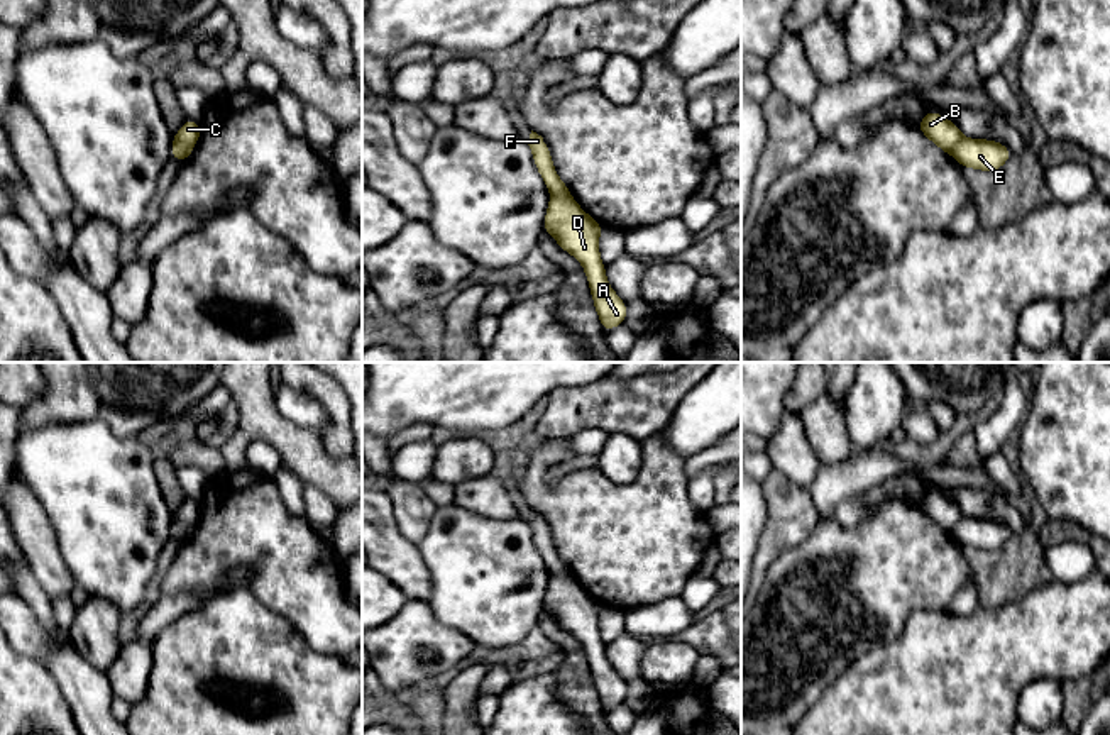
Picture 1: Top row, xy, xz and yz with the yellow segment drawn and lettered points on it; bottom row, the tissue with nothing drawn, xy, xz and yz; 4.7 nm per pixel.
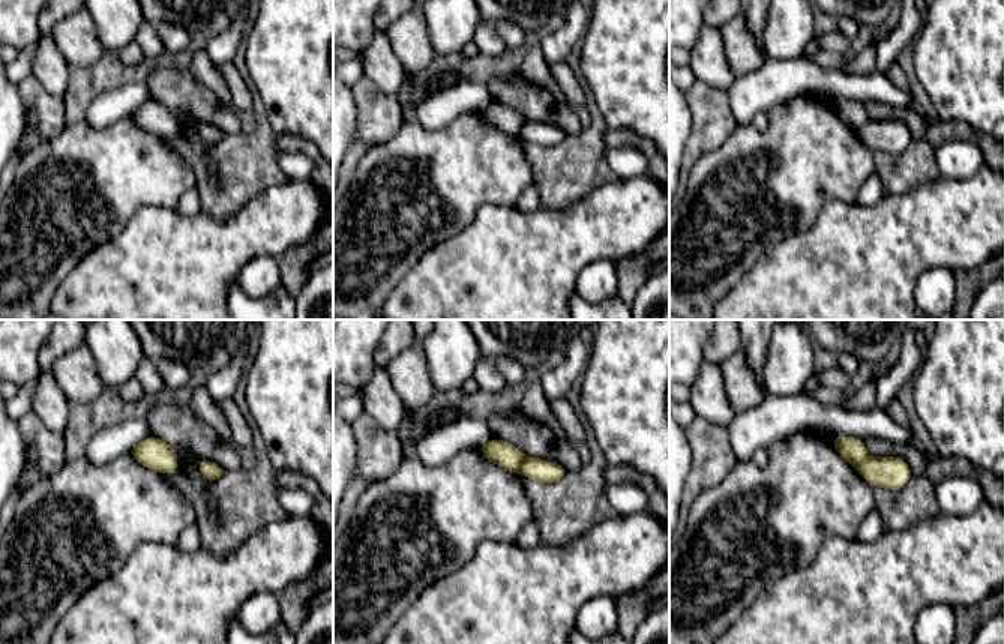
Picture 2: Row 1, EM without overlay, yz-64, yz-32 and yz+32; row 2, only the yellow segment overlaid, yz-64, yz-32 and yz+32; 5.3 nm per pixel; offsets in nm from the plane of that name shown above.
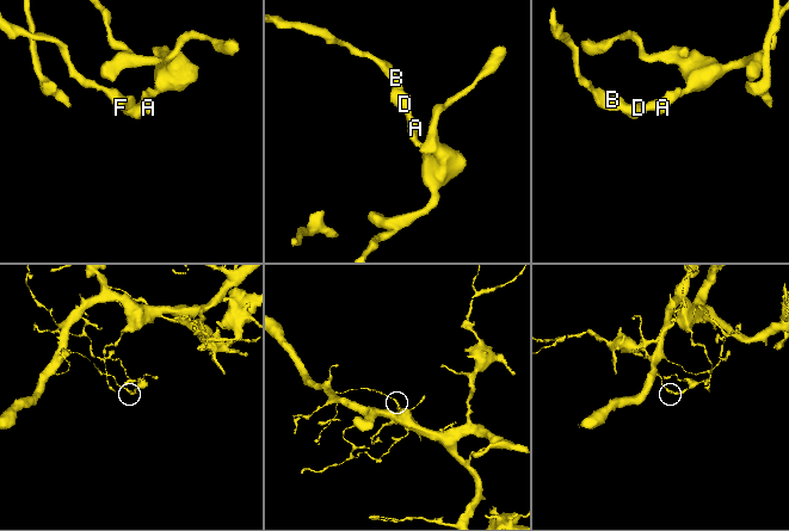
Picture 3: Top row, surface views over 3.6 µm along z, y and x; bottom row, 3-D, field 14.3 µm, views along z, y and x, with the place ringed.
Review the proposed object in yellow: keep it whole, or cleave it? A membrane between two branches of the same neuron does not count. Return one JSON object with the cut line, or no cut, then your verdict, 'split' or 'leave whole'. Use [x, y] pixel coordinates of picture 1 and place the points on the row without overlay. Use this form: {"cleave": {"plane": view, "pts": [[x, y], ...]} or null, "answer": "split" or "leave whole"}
{"cleave": {"plane": "xz", "pts": [[552, 574], [571, 578]]}, "answer": "split"}

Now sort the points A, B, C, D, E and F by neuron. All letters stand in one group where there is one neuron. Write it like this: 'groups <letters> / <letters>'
groups A D E / B C F

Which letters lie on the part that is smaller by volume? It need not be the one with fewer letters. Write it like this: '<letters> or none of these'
A, D, E

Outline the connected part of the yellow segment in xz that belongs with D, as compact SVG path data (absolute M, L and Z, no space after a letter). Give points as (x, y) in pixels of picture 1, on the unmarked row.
M550 578L543 610L557 620L562 630L582 644L594 688L606 713L624 703L628 686L606 659L606 645L599 633L599 615L602 608L604 605L587 594L572 578Z

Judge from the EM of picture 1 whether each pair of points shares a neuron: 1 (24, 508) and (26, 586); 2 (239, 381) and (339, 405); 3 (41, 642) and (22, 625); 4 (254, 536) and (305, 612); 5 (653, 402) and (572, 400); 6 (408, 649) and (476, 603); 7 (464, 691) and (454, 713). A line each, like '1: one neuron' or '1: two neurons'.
1: two neurons
2: two neurons
3: one neuron
4: one neuron
5: one neuron
6: two neurons
7: one neuron

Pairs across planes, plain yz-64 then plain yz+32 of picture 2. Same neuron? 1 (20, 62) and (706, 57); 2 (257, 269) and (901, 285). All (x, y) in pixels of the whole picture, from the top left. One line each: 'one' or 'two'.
1: two
2: two

